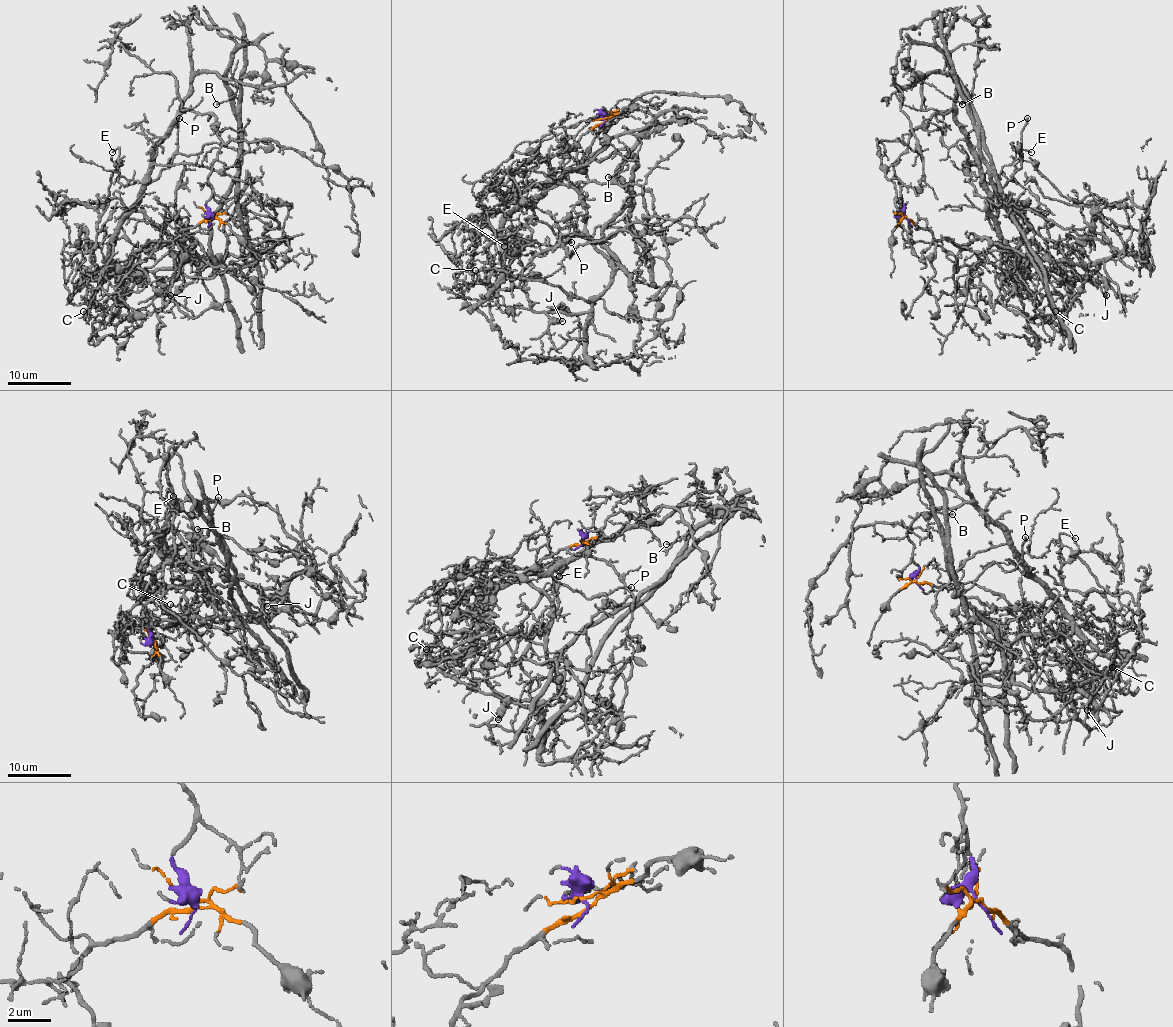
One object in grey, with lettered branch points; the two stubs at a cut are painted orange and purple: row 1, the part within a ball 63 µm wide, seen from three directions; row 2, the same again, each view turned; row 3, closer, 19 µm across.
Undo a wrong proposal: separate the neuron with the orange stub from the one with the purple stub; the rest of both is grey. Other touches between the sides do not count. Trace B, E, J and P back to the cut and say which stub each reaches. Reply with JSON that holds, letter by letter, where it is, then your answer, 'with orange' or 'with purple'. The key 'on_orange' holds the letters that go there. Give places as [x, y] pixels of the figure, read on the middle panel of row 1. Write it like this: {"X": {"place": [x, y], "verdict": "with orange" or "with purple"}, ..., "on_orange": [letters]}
{"B": {"place": [608, 177], "verdict": "with purple"}, "E": {"place": [504, 246], "verdict": "with purple"}, "J": {"place": [562, 321], "verdict": "with orange"}, "P": {"place": [571, 242], "verdict": "with purple"}, "on_orange": ["J"]}

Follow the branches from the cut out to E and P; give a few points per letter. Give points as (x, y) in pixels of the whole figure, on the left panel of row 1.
E: (213, 218), (208, 180), (222, 139), (211, 114), (183, 112), (138, 182), (118, 180), (119, 149), (111, 152)
P: (213, 218), (208, 180), (222, 139), (211, 114), (183, 112), (154, 150), (140, 191), (170, 165), (179, 117)

